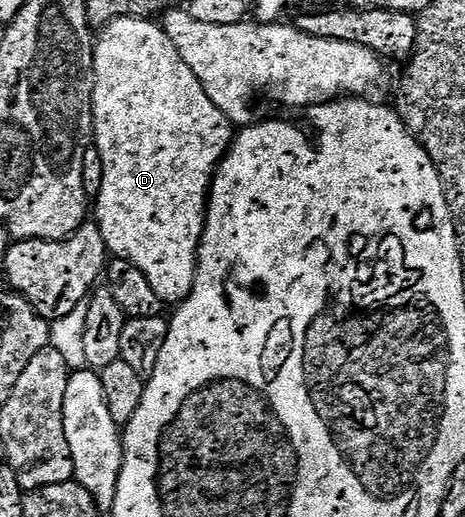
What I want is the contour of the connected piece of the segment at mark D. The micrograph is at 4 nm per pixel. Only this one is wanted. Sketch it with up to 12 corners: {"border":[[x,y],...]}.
{"border":[[160,24],[91,49],[95,223],[189,298],[234,126]]}

